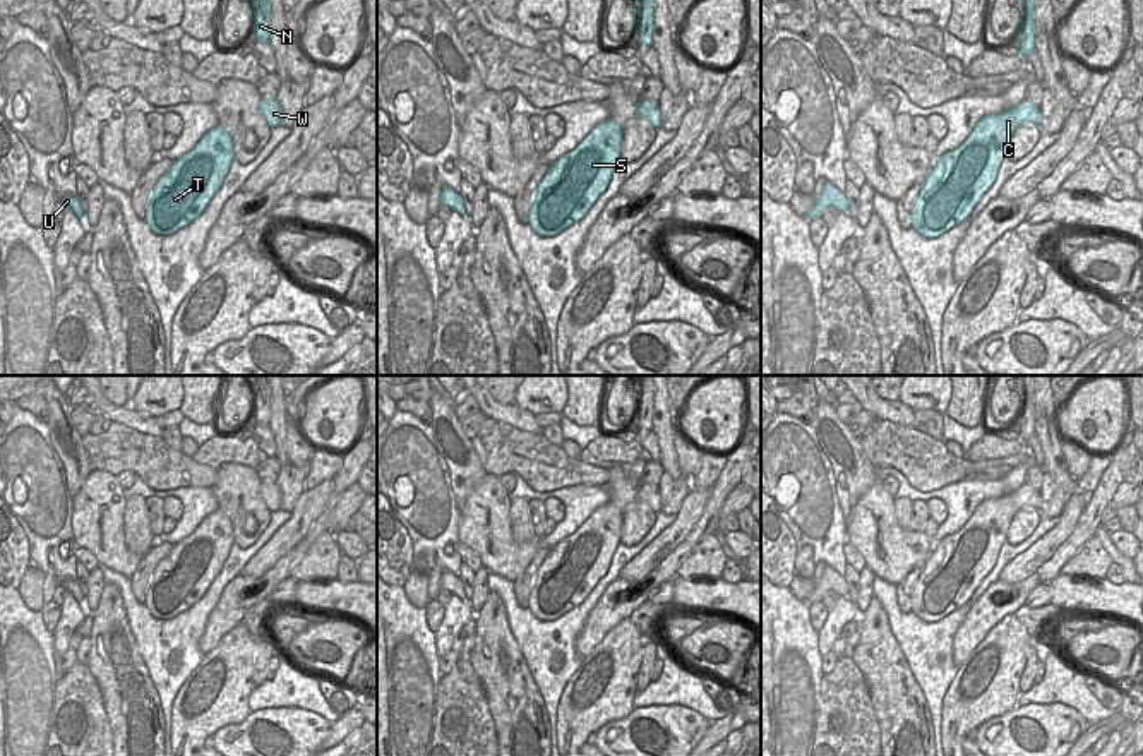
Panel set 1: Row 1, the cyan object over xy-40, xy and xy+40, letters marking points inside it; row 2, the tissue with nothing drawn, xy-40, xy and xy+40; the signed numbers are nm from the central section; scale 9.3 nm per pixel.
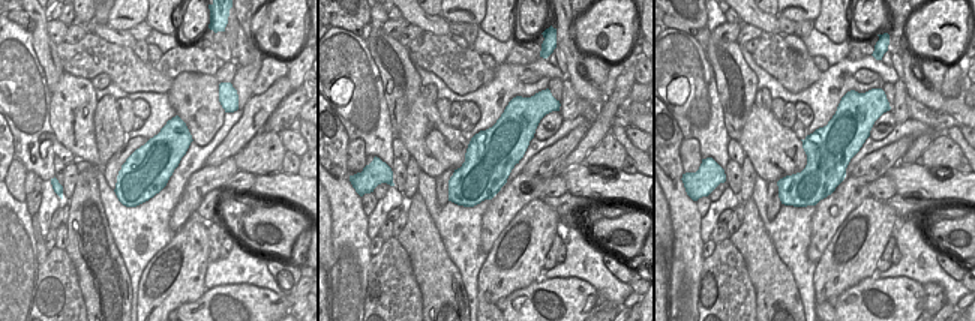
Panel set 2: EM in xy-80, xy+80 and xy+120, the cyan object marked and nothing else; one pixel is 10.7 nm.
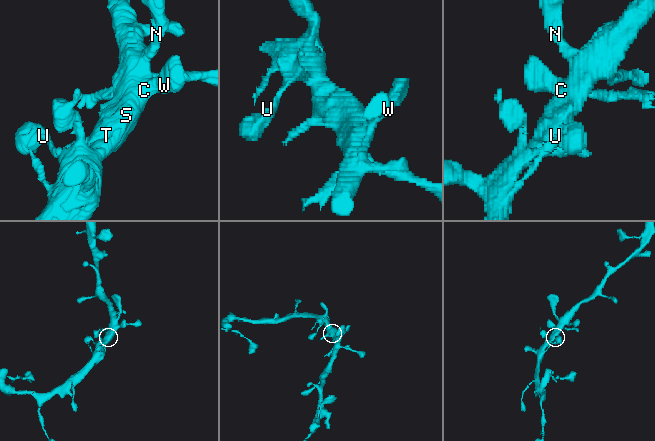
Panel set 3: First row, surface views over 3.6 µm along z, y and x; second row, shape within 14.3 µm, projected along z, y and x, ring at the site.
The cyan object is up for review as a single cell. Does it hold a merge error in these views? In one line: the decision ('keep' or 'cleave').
keep

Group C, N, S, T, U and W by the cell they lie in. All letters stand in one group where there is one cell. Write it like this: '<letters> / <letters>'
C N S T U W

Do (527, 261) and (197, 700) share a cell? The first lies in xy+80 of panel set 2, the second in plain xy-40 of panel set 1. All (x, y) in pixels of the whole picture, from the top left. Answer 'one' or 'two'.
one

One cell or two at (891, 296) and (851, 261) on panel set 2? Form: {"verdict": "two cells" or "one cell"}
{"verdict": "two cells"}

